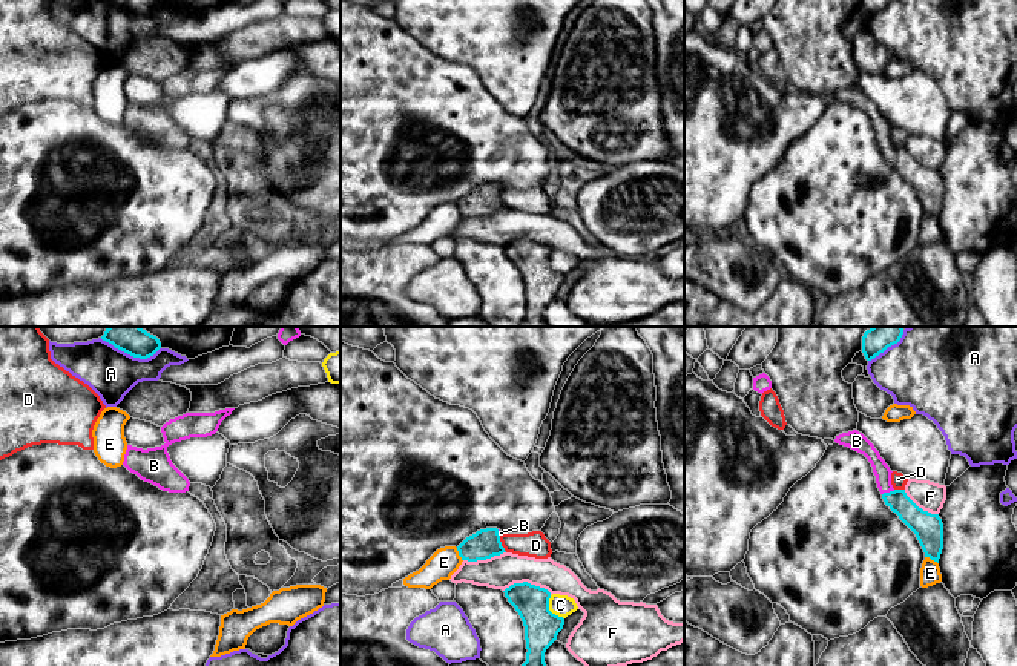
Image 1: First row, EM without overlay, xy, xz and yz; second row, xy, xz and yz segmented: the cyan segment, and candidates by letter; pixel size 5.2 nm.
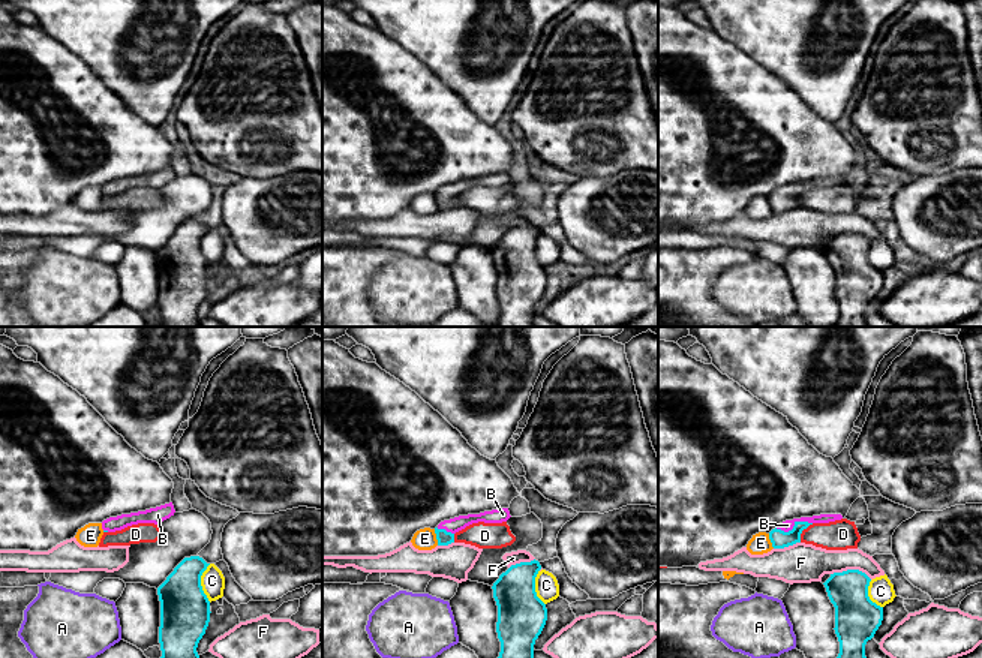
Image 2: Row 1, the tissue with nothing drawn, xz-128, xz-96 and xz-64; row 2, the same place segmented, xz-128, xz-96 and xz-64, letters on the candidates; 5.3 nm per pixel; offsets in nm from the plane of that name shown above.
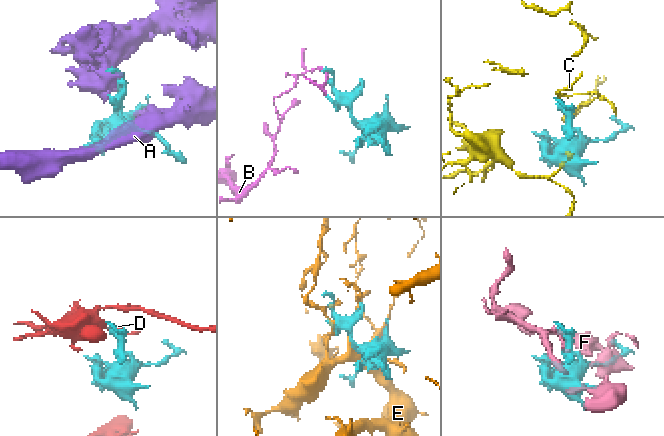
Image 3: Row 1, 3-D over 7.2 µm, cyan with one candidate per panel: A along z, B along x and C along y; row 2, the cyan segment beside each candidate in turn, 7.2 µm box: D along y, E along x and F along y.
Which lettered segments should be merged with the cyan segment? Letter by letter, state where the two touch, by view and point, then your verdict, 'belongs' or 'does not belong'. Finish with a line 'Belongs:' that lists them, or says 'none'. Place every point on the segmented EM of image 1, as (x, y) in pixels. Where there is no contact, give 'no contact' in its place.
A: contact xy (131, 355); does not belong
B: contact yz (890, 491); does not belong
C: contact xz (548, 609); does not belong
D: contact xz (500, 544); does not belong
E: contact yz (931, 559); does not belong
F: contact xz (526, 582); does not belong
Belongs: none

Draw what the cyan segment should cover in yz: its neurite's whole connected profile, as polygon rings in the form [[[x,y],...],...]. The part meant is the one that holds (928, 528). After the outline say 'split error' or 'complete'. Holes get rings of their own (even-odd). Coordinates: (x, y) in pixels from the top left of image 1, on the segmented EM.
[[[894,490],[884,493],[885,505],[916,534],[925,557],[939,563],[943,549],[943,523],[939,514],[919,508],[905,493]]]; complete

